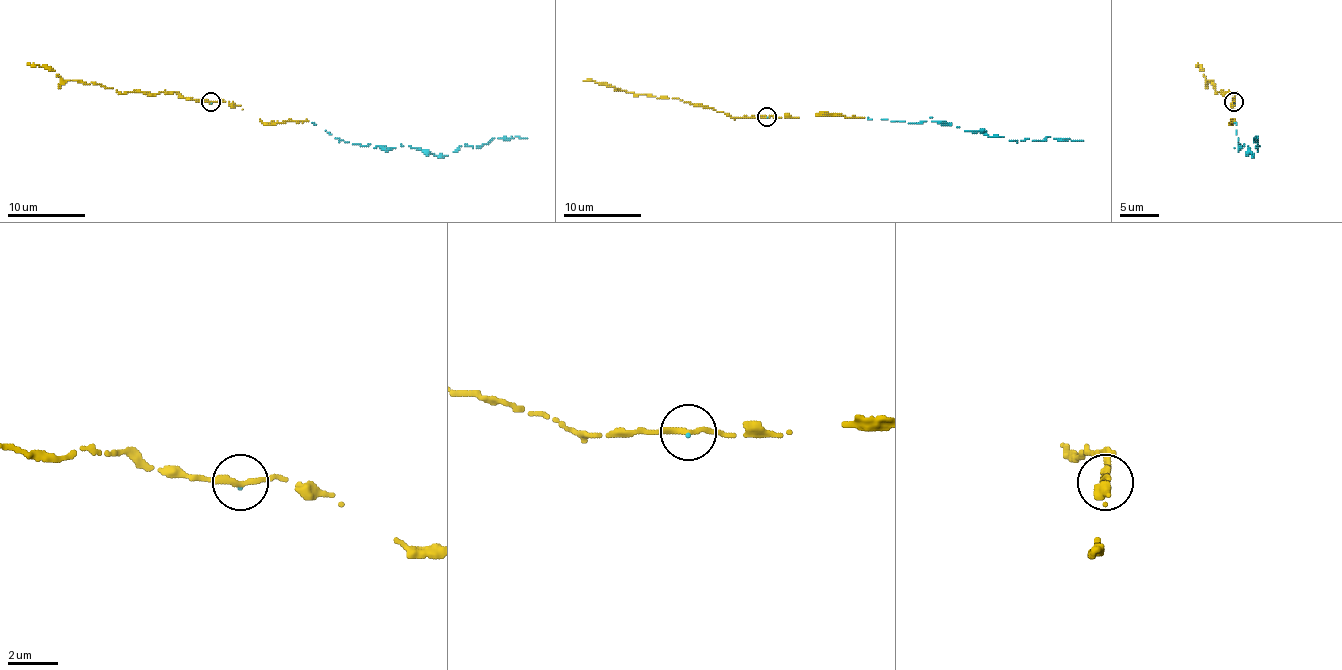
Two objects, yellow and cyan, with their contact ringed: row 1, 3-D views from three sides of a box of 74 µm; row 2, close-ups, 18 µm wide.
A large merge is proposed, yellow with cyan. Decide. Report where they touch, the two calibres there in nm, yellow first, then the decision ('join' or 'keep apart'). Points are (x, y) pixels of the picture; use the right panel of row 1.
place (1234, 102); calibres 240 and 70 nm; join

